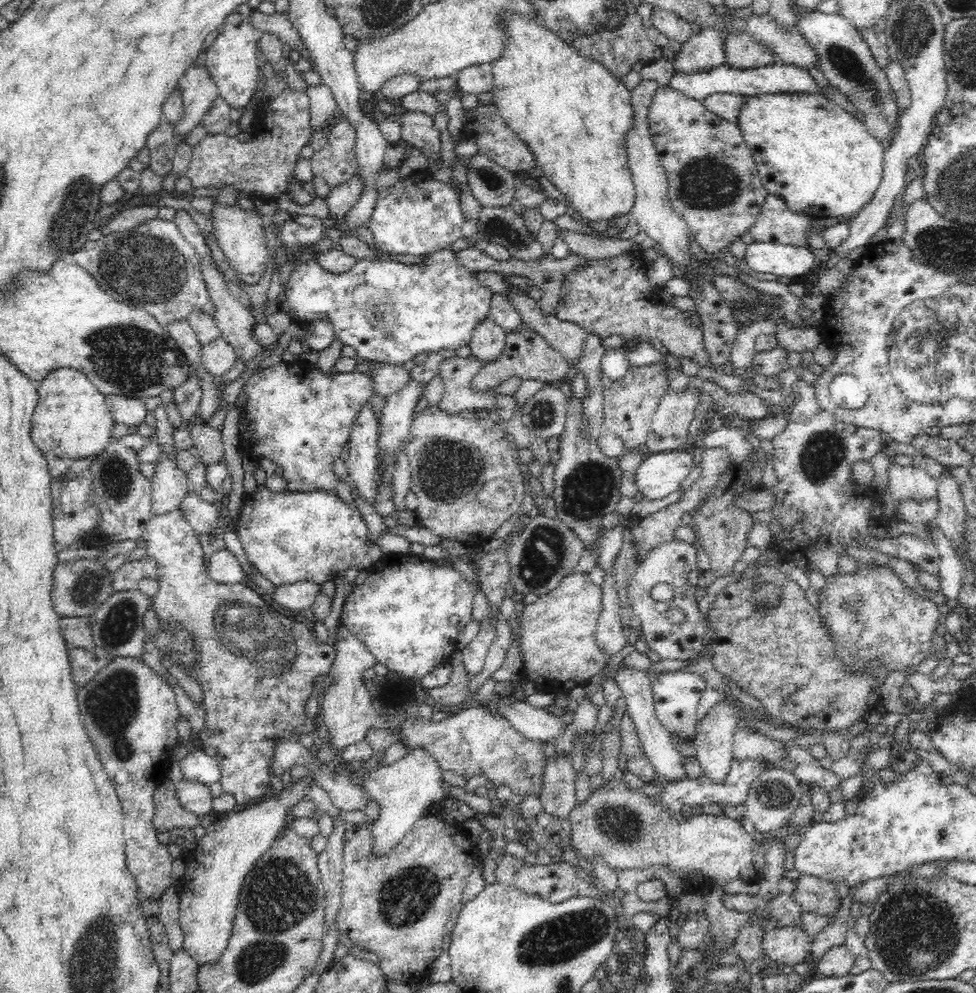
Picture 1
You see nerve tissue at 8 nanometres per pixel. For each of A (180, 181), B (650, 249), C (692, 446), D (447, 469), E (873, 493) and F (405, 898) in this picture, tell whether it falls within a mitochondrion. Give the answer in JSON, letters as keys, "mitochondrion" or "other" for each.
{"A":"other","B":"other","C":"other","D":"mitochondrion","E":"other","F":"mitochondrion"}

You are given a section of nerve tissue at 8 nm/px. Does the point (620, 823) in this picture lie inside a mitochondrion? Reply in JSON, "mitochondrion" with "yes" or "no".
{"mitochondrion":"yes"}

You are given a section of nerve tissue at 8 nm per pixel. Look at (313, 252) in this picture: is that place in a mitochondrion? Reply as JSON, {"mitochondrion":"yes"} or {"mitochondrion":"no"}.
{"mitochondrion":"no"}

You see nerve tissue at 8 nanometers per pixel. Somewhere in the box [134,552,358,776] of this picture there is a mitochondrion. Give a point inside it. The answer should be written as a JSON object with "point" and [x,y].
{"point":[252,637]}

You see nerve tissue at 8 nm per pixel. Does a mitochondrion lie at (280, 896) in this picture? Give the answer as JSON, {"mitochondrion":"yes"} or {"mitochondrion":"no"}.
{"mitochondrion":"yes"}

